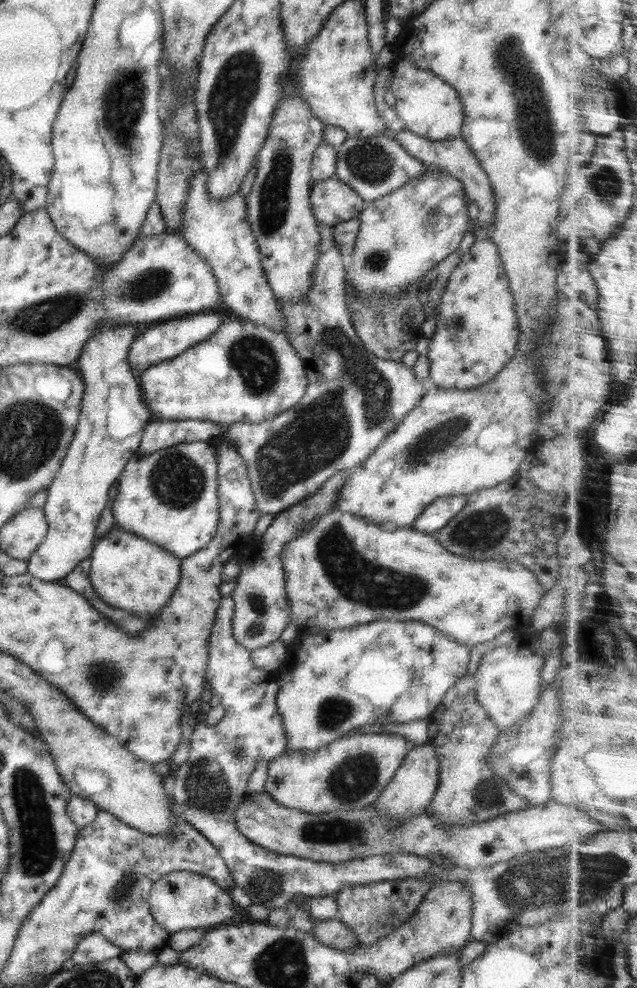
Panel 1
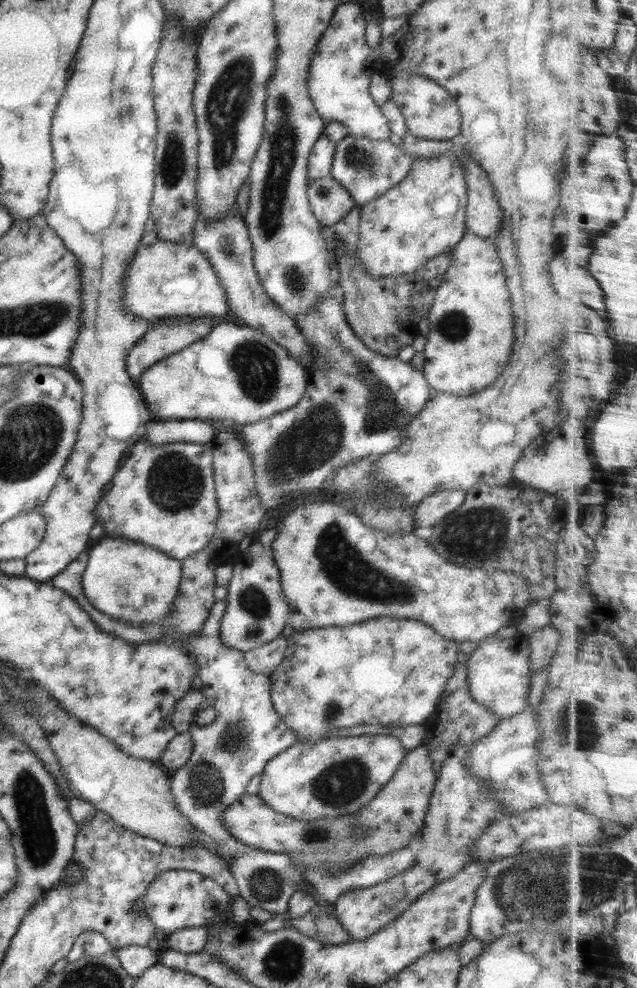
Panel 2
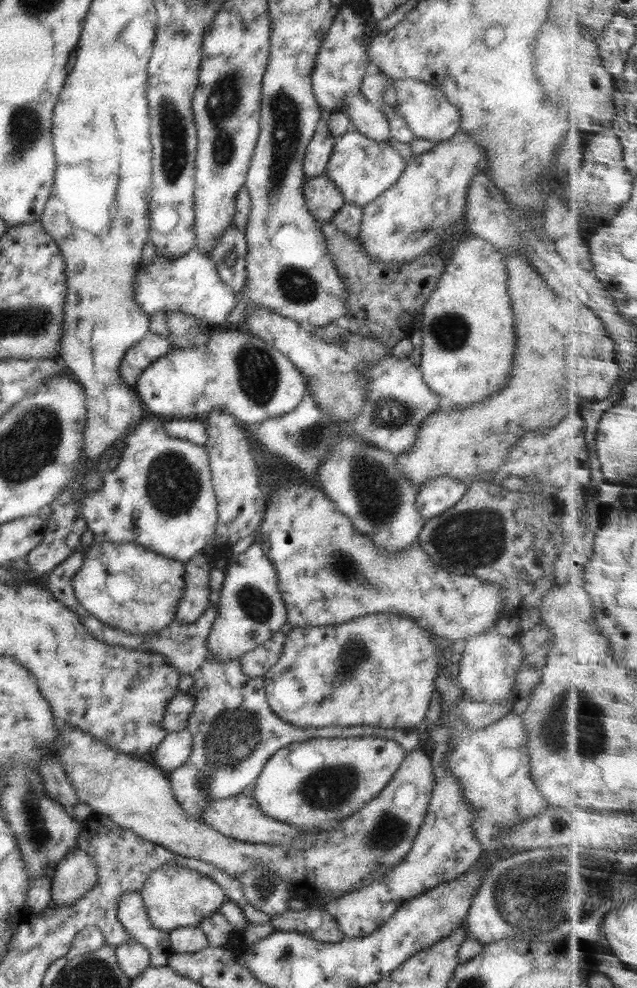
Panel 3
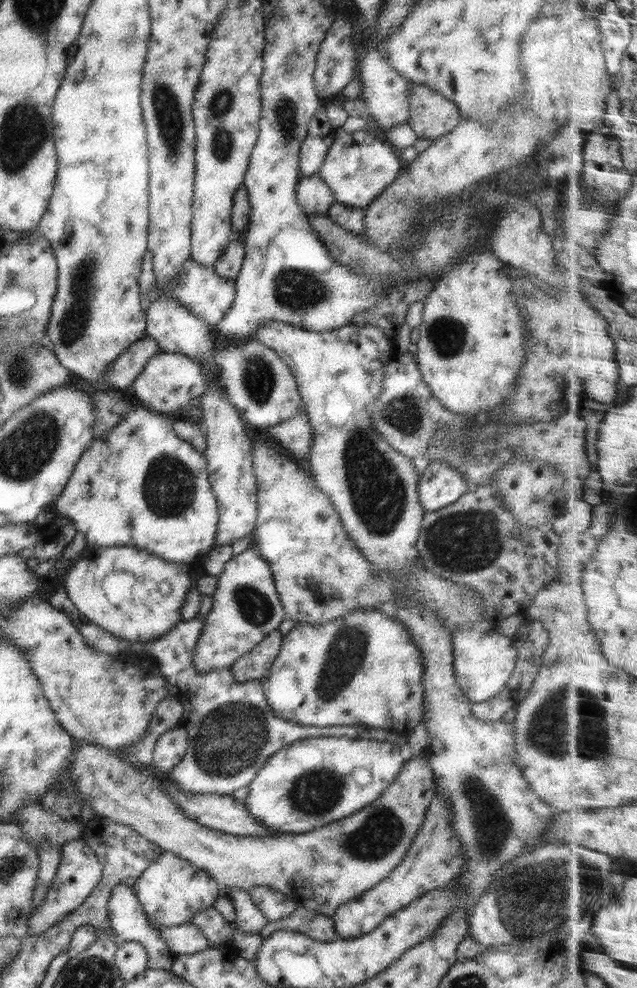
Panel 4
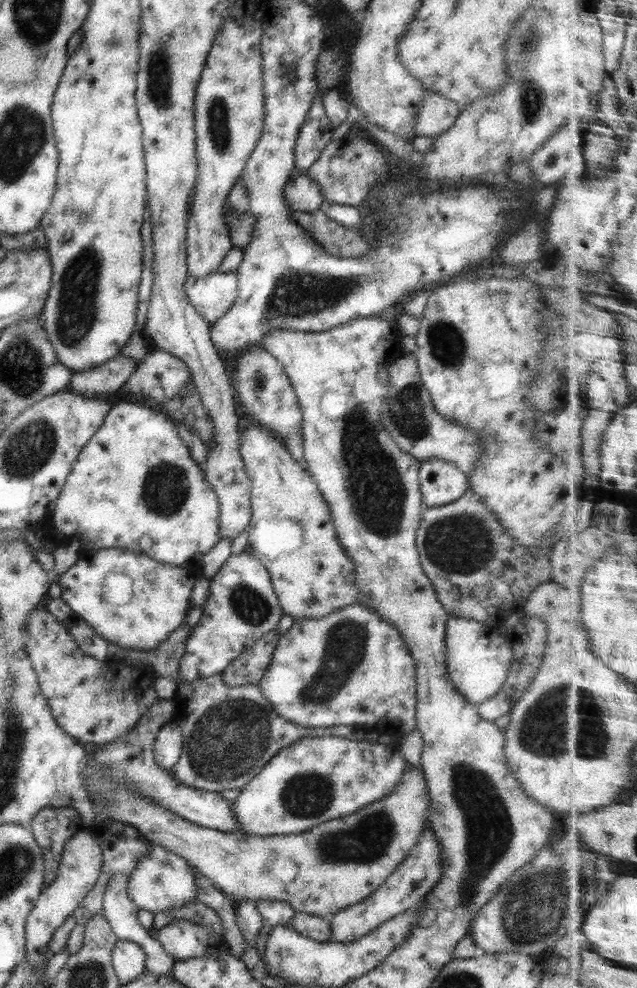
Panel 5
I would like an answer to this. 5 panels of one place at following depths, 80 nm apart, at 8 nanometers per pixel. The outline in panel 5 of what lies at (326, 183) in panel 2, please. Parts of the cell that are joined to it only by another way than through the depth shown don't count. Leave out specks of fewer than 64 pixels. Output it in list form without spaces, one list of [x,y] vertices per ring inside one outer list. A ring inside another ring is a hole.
[[[296,172],[284,187],[285,203],[294,211],[312,212],[324,202],[319,184],[305,172]]]

